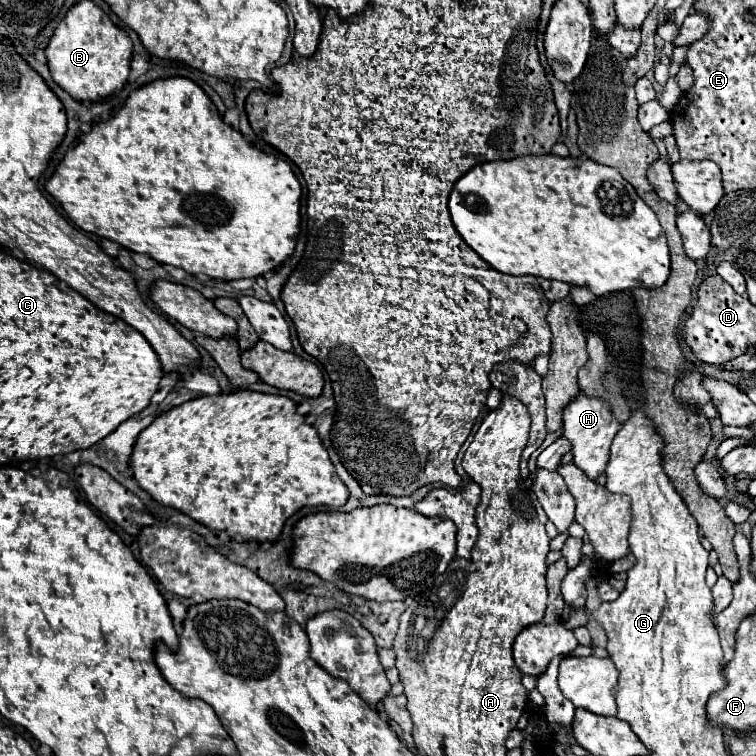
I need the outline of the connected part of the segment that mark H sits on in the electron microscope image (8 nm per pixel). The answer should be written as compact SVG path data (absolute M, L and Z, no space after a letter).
M579 393L571 405L563 409L563 437L573 443L573 463L587 473L589 479L597 479L601 473L605 473L607 459L609 459L609 447L613 437L619 431L619 423L613 417L611 405L599 397L589 397L585 393Z

